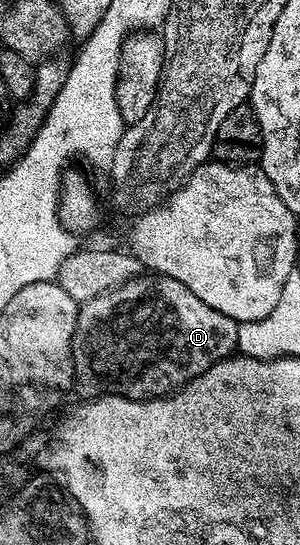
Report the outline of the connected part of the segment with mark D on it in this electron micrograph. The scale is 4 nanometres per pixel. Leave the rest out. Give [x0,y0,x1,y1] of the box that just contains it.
[73,275,238,401]

